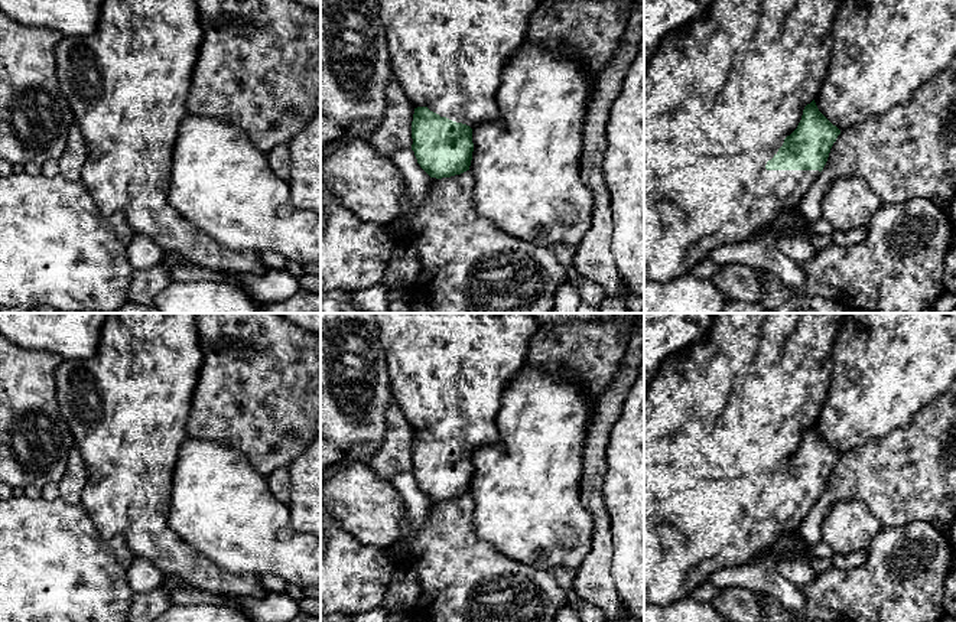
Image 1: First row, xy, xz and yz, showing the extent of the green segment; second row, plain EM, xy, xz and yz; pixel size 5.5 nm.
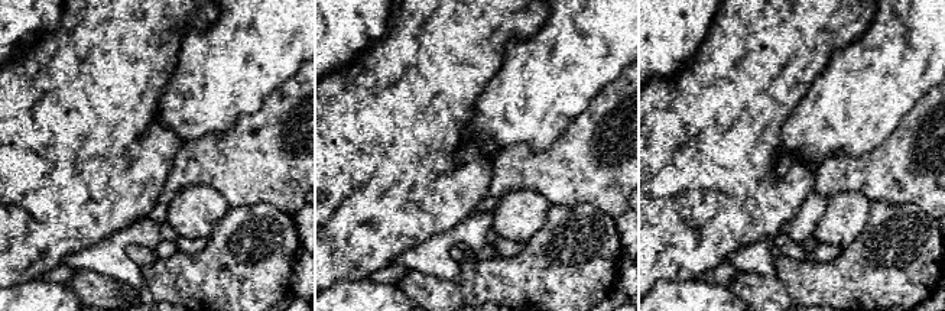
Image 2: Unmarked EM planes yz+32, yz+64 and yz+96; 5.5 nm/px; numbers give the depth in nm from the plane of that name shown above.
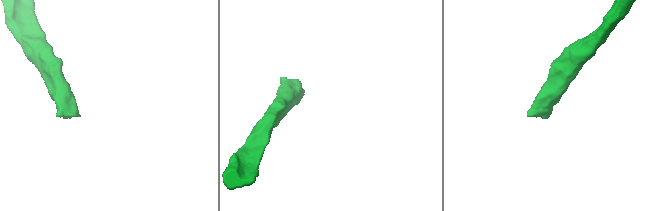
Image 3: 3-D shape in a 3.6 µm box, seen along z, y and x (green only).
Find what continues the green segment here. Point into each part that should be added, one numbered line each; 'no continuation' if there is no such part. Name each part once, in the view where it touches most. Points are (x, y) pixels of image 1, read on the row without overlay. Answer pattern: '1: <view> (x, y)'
1: yz (721, 417)

